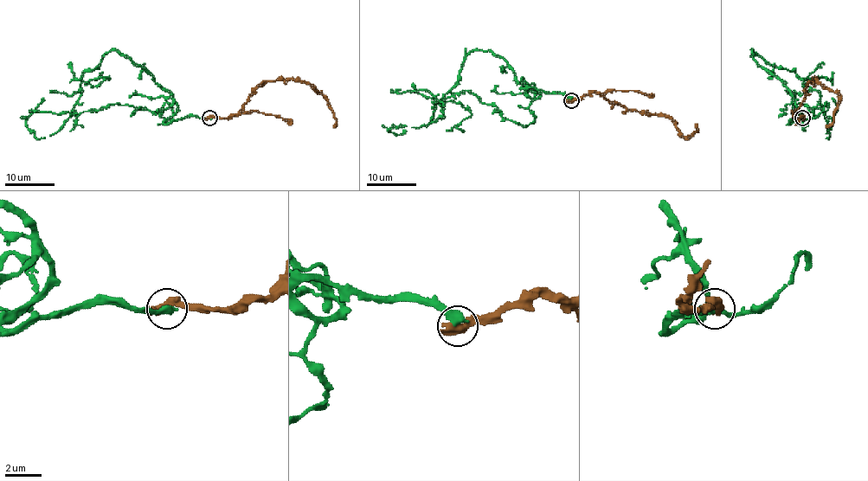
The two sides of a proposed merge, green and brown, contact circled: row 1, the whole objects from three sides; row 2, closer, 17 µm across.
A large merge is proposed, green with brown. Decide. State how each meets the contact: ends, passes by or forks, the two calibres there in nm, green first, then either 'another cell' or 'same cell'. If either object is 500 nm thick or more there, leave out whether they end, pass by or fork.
green ends | brown passes by | 440/400 nm | another cell

